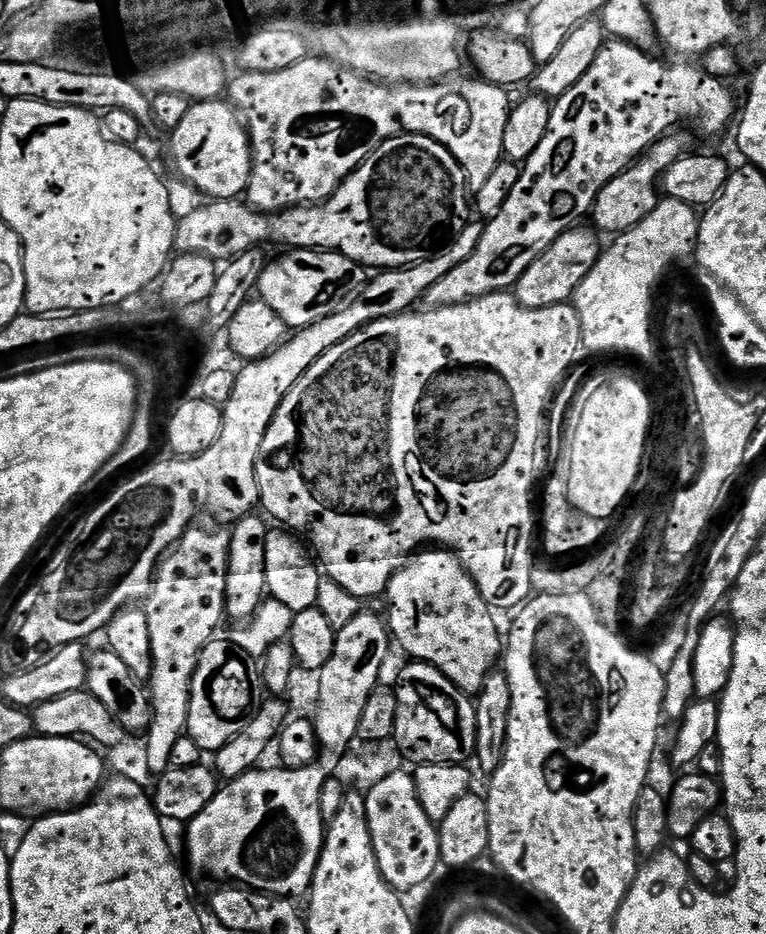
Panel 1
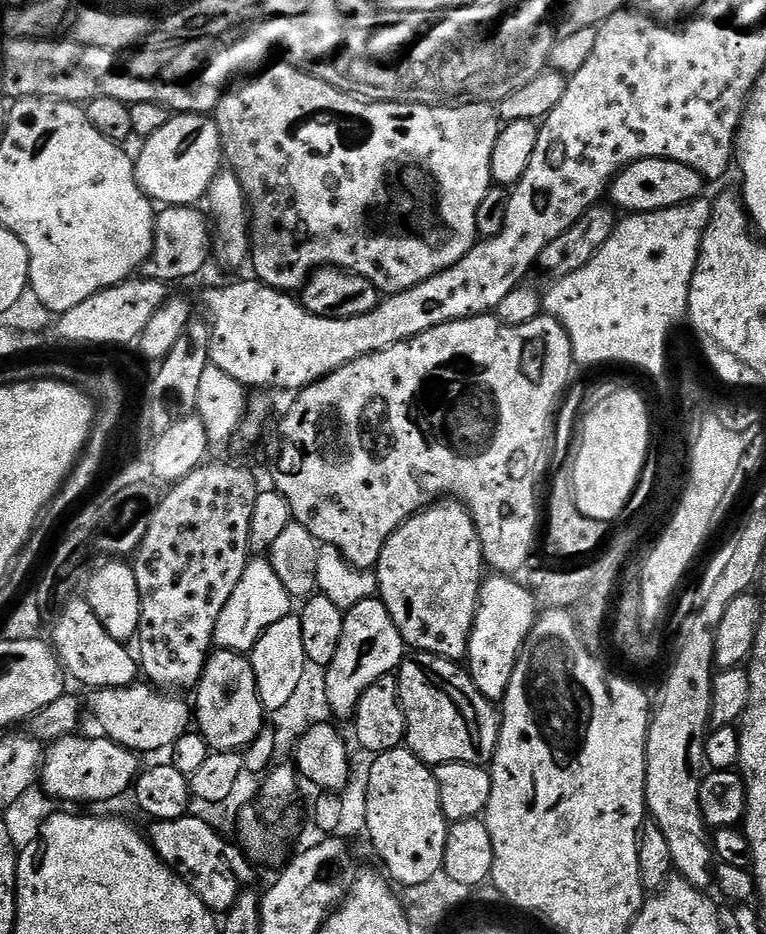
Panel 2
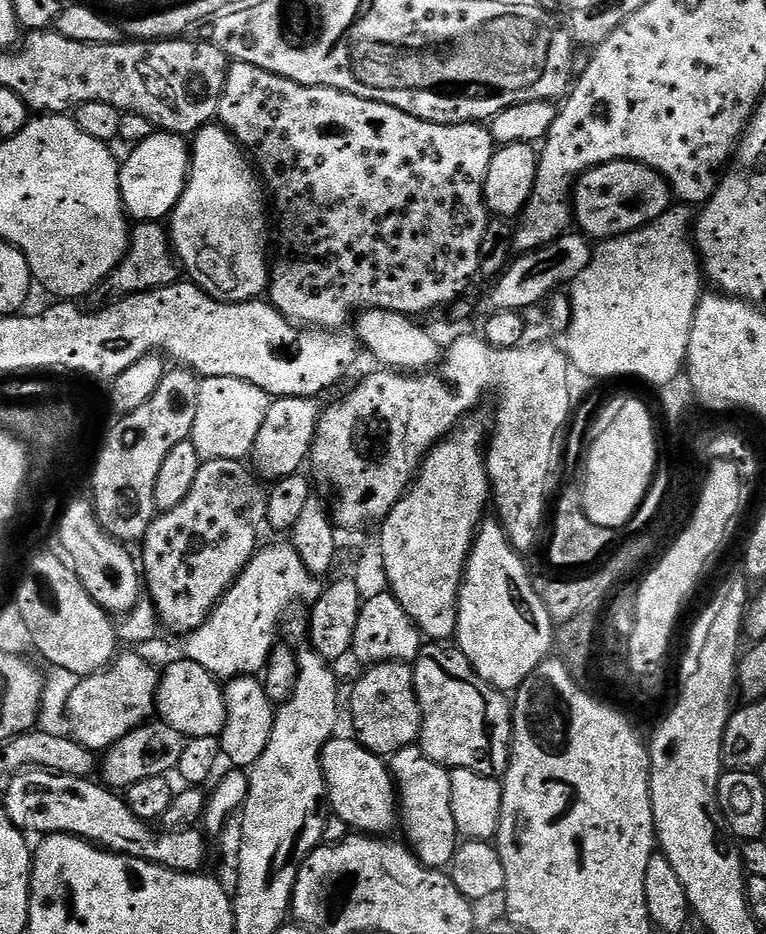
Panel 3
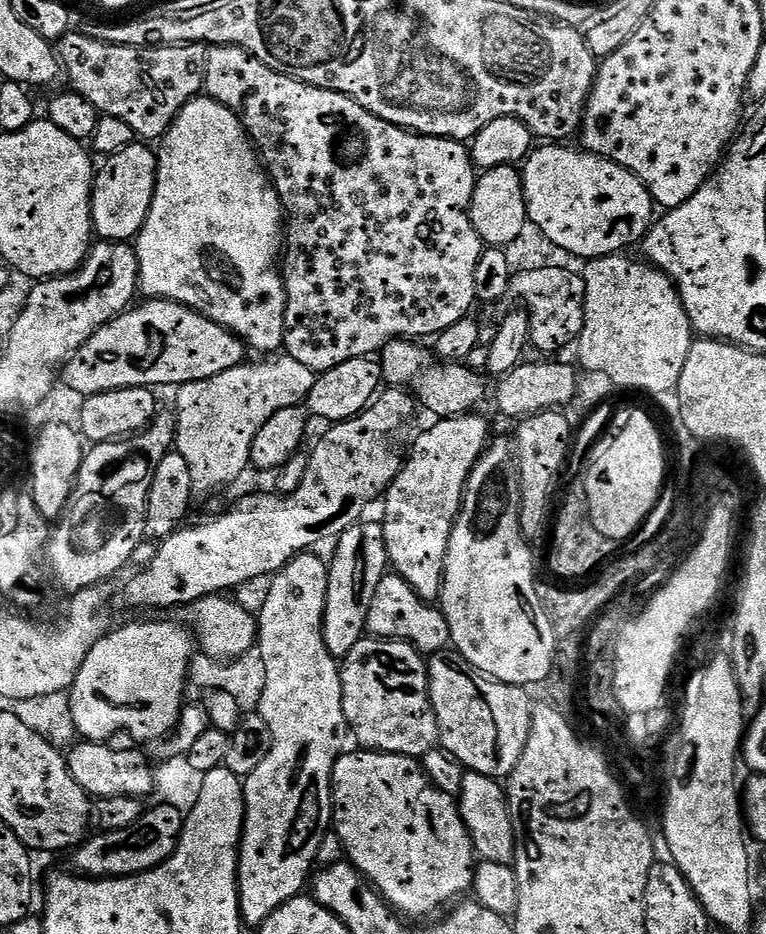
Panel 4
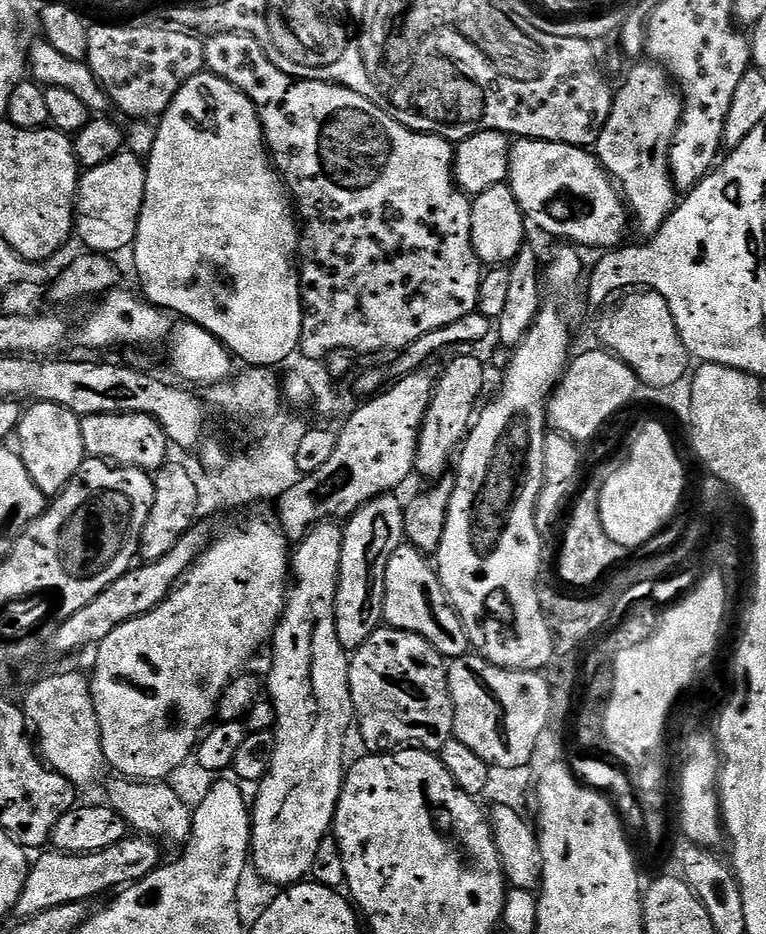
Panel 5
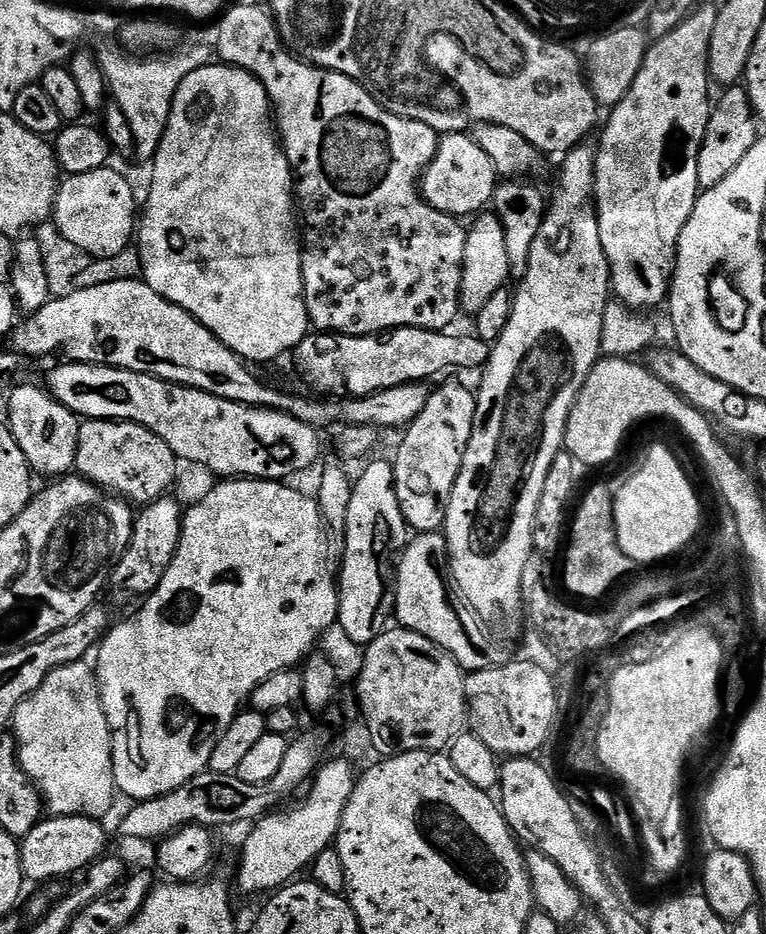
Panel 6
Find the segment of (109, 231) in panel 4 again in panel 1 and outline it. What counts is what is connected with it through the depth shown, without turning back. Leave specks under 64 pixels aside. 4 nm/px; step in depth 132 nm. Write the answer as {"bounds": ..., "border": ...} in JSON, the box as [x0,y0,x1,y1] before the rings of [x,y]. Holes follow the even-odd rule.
{"bounds":[168,99,252,200],"border":[[[214,99],[214,100],[202,100],[196,103],[193,103],[188,109],[186,118],[182,118],[182,122],[178,122],[176,128],[171,129],[170,136],[172,136],[172,141],[168,144],[168,156],[172,159],[172,168],[185,180],[188,184],[193,184],[200,192],[205,192],[205,197],[215,198],[217,200],[224,199],[234,199],[237,198],[247,189],[248,186],[248,174],[252,169],[252,146],[248,143],[248,134],[245,128],[245,125],[242,123],[237,111],[232,107],[231,103],[225,102],[223,99]]]}

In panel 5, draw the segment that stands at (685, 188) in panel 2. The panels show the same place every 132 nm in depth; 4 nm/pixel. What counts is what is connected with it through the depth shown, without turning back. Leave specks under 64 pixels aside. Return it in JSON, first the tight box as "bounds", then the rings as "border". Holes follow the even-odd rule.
{"bounds":[507,139,630,250],"border":[[[517,139],[508,153],[507,183],[518,206],[524,211],[525,221],[533,228],[541,228],[554,238],[562,239],[580,248],[611,250],[625,243],[624,235],[630,232],[630,213],[611,176],[600,161],[587,148],[575,148],[558,142]]]}

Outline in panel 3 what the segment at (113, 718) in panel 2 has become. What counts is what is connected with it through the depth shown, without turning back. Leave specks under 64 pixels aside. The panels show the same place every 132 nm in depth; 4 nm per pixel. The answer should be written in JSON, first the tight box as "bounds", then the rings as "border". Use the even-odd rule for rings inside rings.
{"bounds":[154,658,226,738],"border":[[[180,658],[180,660],[174,661],[165,672],[161,671],[159,673],[154,712],[157,717],[160,715],[159,719],[162,723],[174,730],[178,730],[185,738],[219,737],[224,732],[226,720],[223,687],[218,679],[203,669],[198,662]]]}

